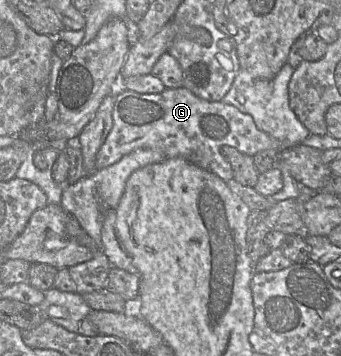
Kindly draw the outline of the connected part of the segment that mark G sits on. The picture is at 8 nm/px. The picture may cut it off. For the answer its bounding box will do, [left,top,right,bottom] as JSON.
[96,87,287,182]

